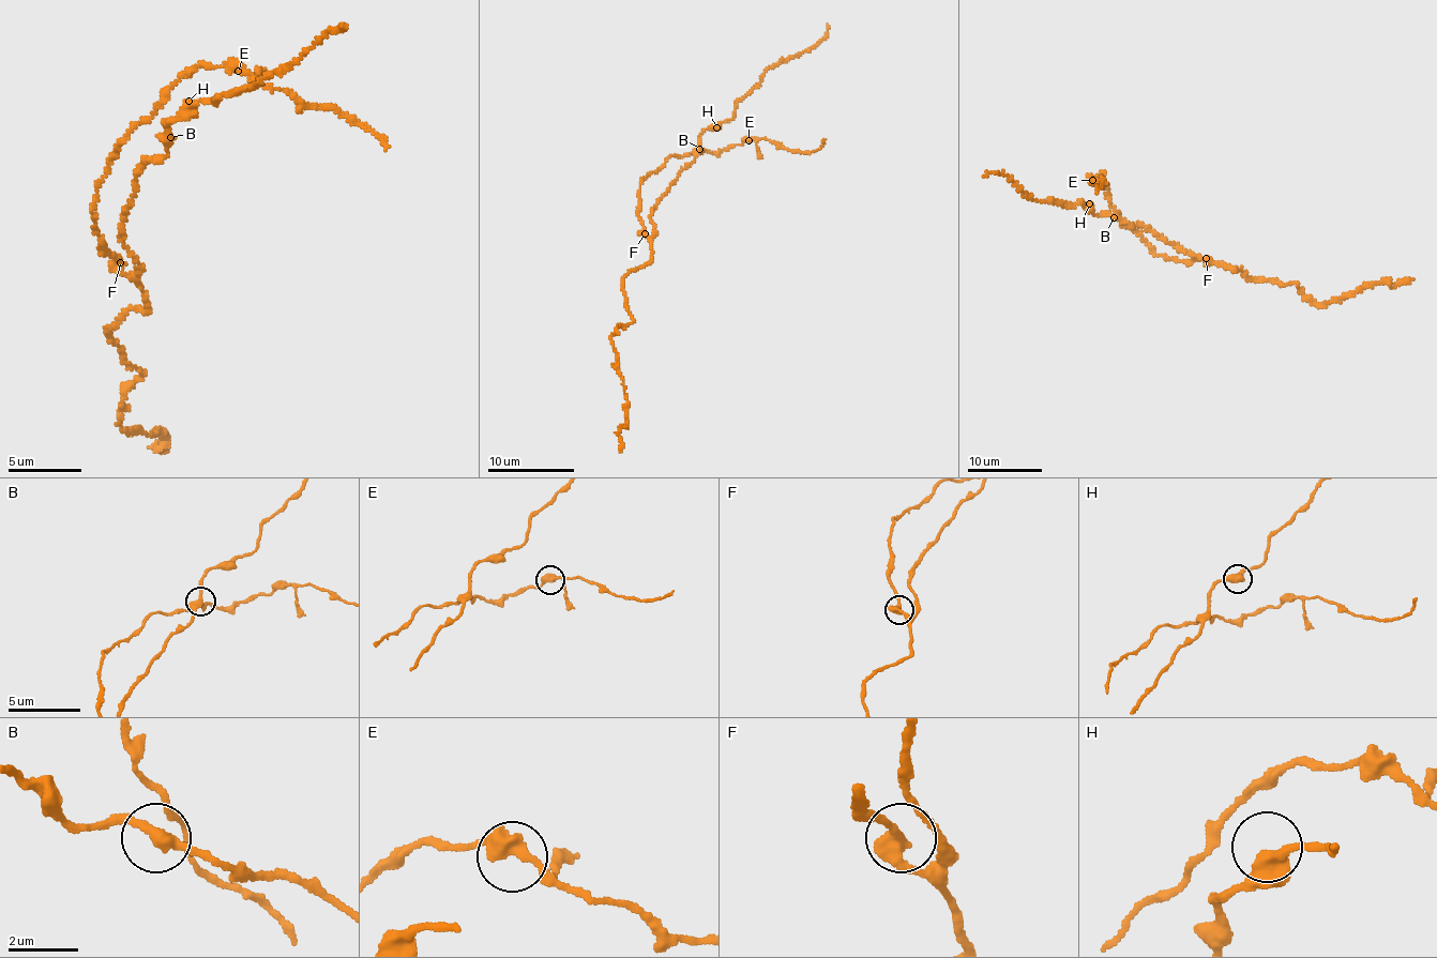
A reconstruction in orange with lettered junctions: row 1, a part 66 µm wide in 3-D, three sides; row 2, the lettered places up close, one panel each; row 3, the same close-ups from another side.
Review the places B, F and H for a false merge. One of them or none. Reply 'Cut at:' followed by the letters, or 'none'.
Cut at: F

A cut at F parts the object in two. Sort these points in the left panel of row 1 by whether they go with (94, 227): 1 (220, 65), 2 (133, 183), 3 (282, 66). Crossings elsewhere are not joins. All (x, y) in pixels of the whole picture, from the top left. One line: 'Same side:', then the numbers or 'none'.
Same side: 1

